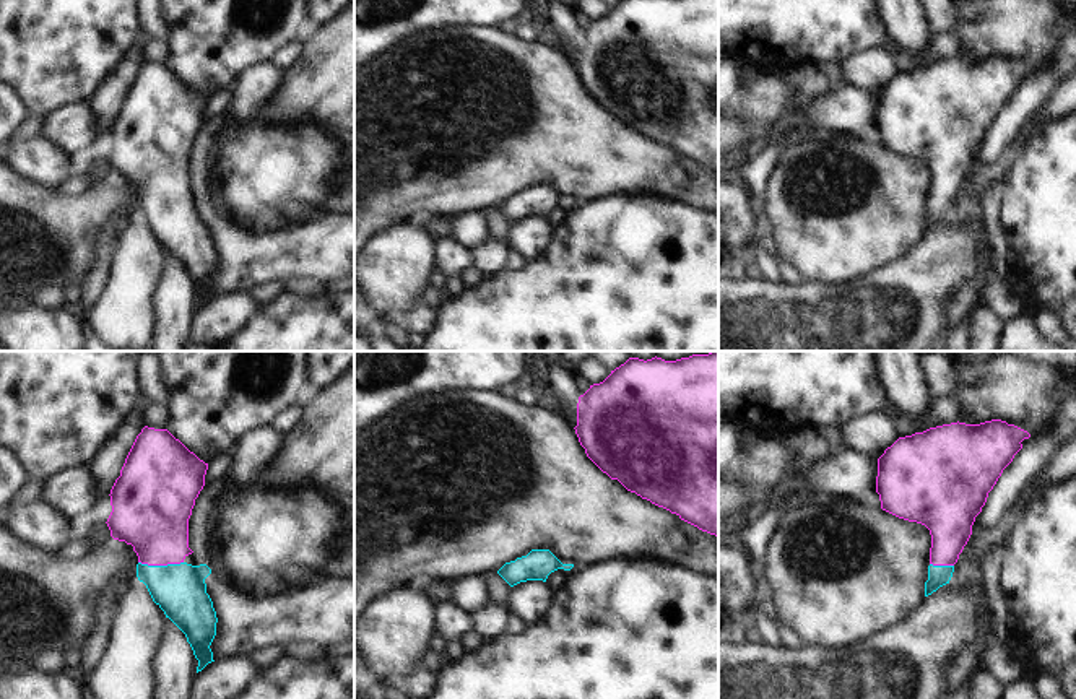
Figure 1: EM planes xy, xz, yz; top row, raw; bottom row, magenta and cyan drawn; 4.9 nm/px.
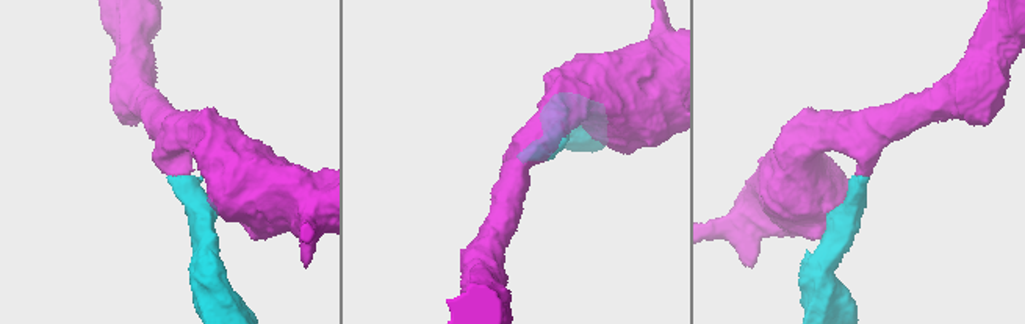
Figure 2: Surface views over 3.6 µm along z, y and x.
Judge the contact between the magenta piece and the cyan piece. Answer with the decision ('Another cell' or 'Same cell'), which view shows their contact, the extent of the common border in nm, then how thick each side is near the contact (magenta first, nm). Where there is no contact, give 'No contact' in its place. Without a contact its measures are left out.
Same cell. Touches magenta in xy. Shared border 220 nm. Thickness 360 nm (magenta) against 260 nm

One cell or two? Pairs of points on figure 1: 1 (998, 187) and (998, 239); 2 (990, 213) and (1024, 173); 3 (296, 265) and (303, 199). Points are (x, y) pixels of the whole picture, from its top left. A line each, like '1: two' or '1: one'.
1: one
2: two
3: two

